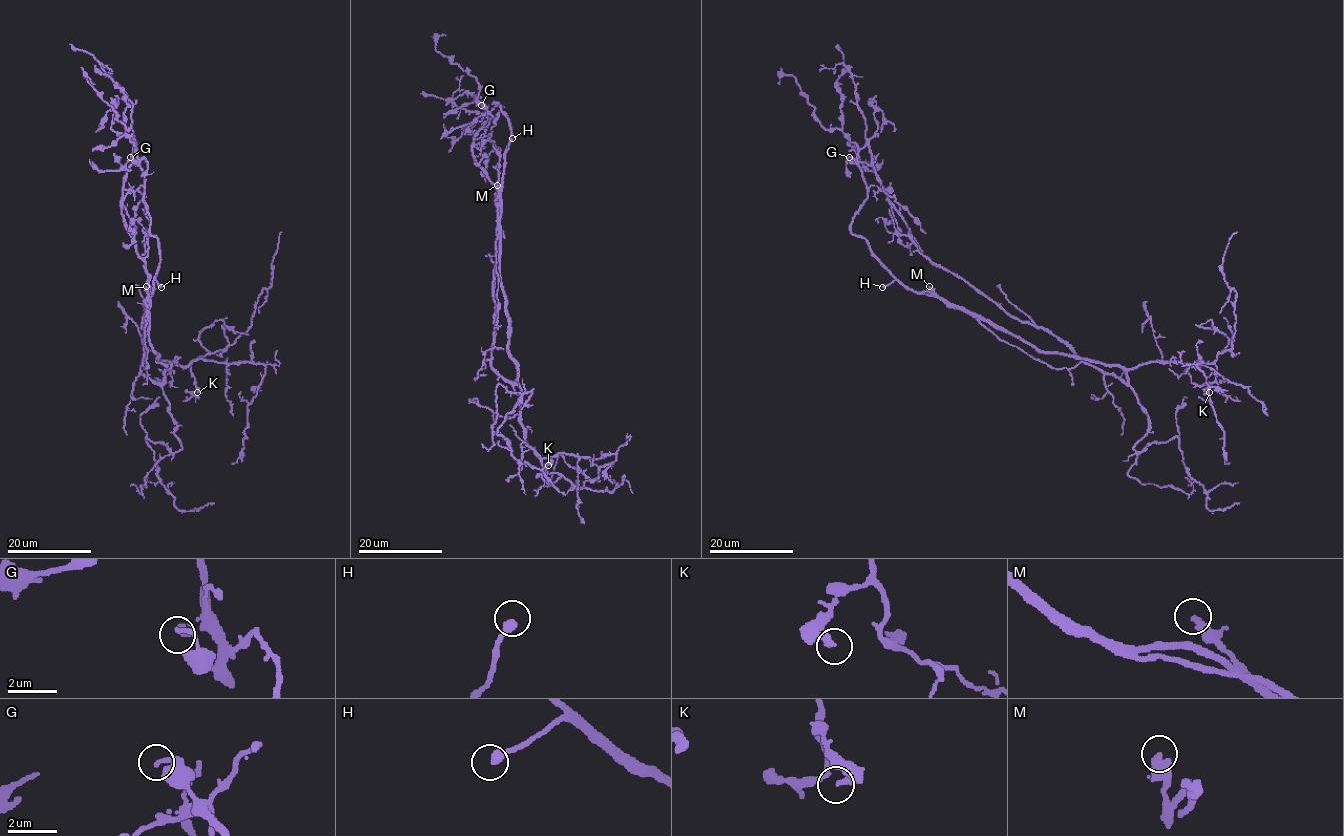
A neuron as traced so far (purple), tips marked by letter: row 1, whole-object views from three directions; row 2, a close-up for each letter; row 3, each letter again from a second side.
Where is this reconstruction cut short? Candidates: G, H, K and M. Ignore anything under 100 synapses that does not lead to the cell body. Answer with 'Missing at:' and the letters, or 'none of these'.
Missing at: H

